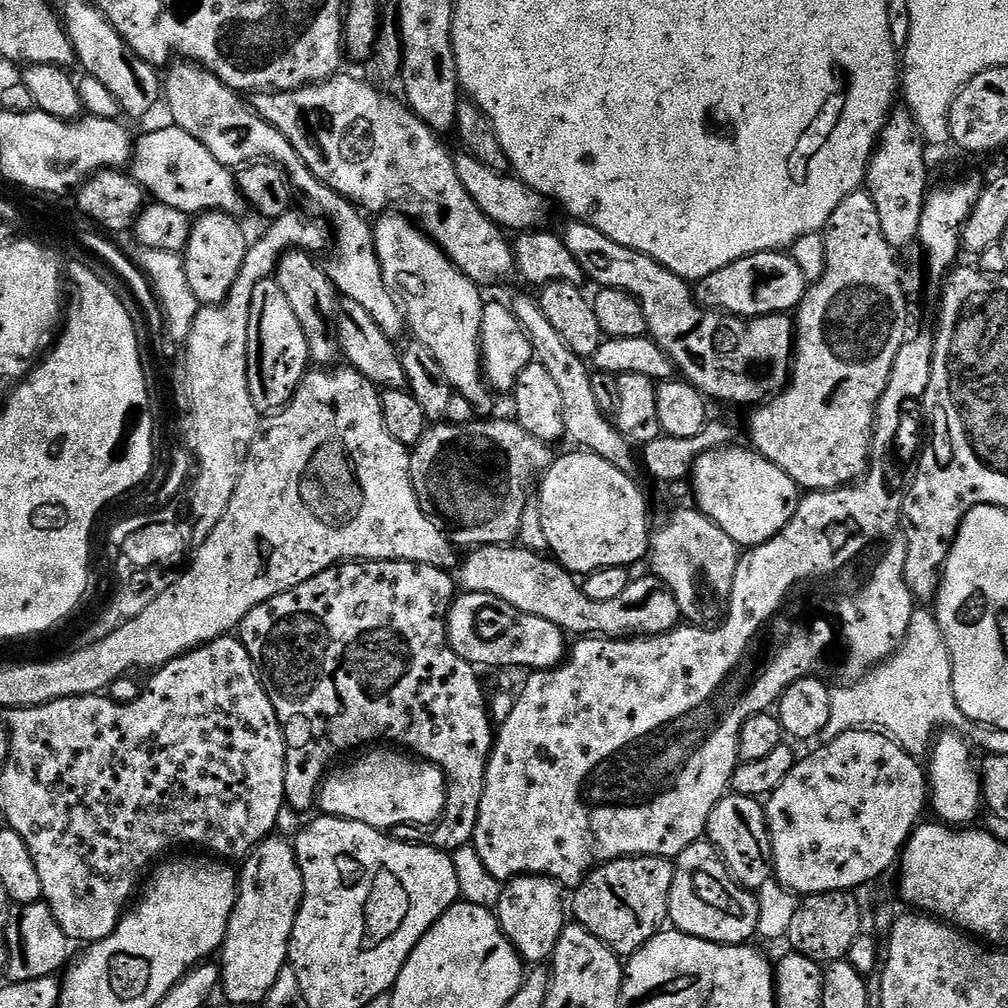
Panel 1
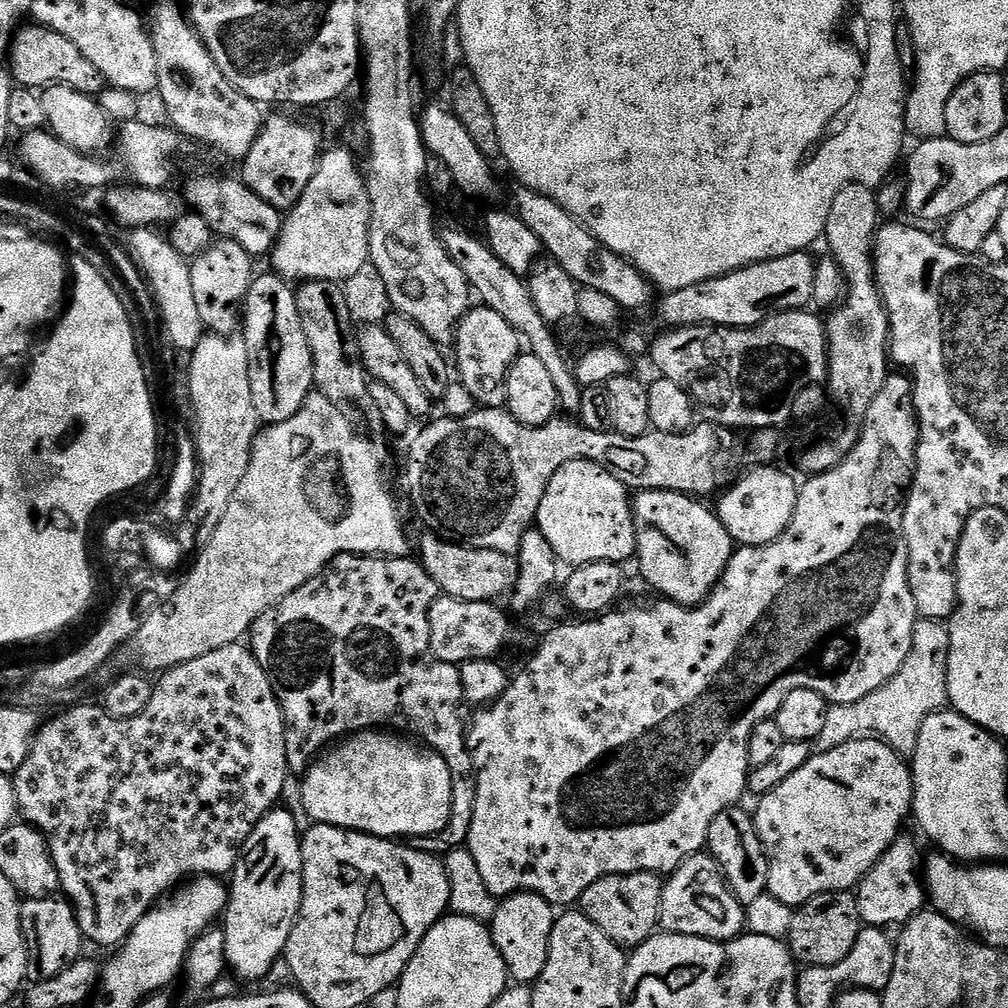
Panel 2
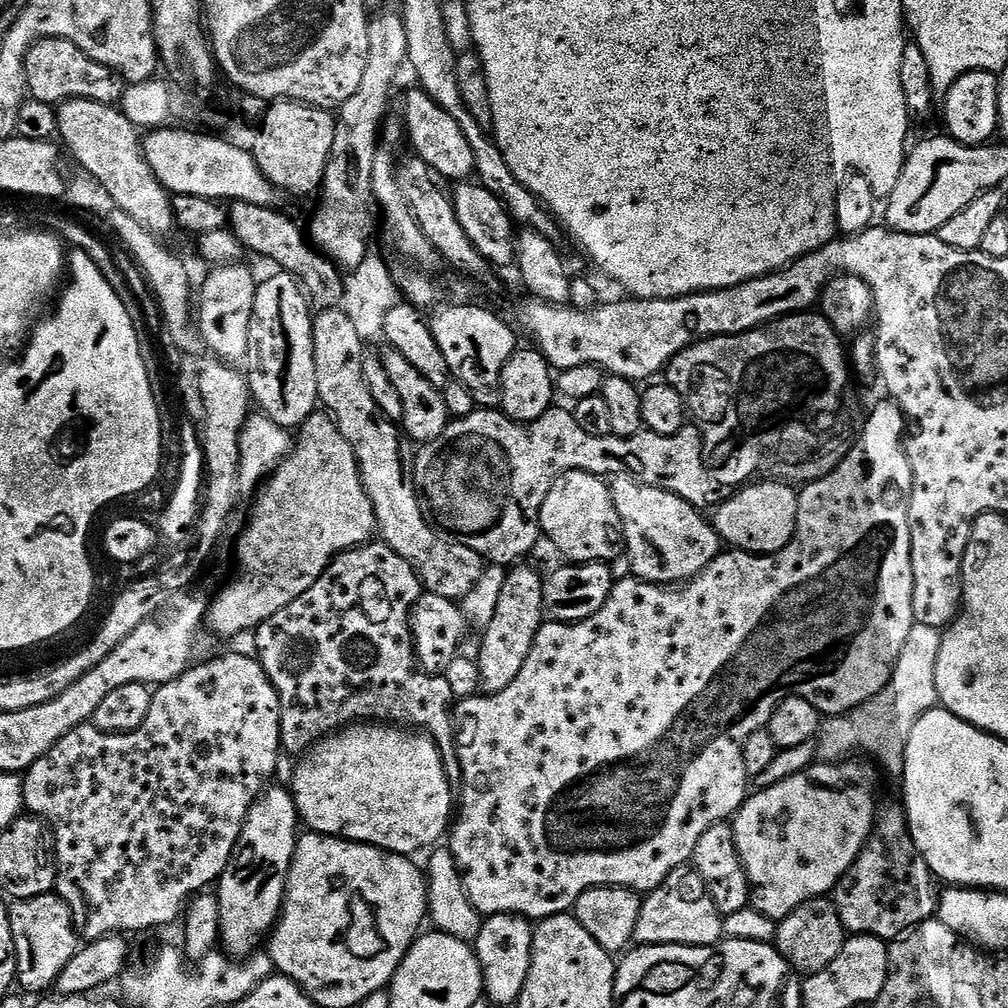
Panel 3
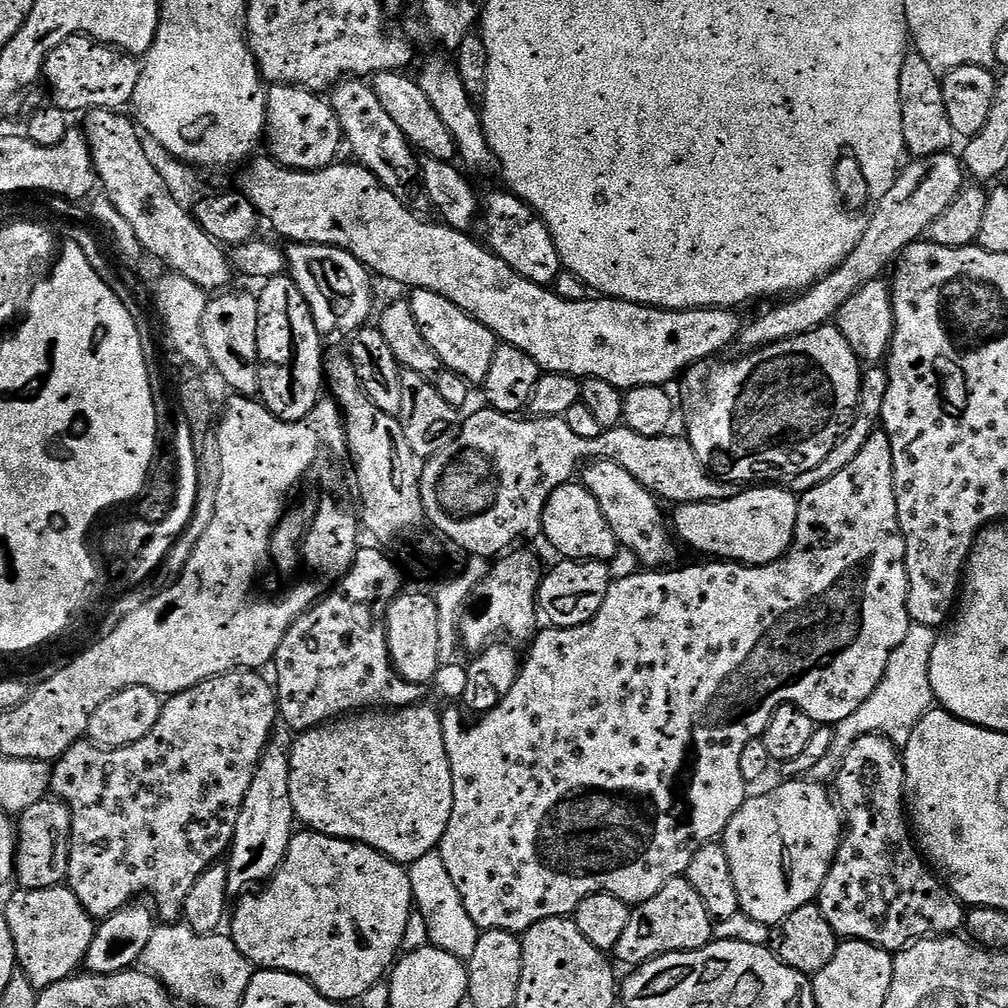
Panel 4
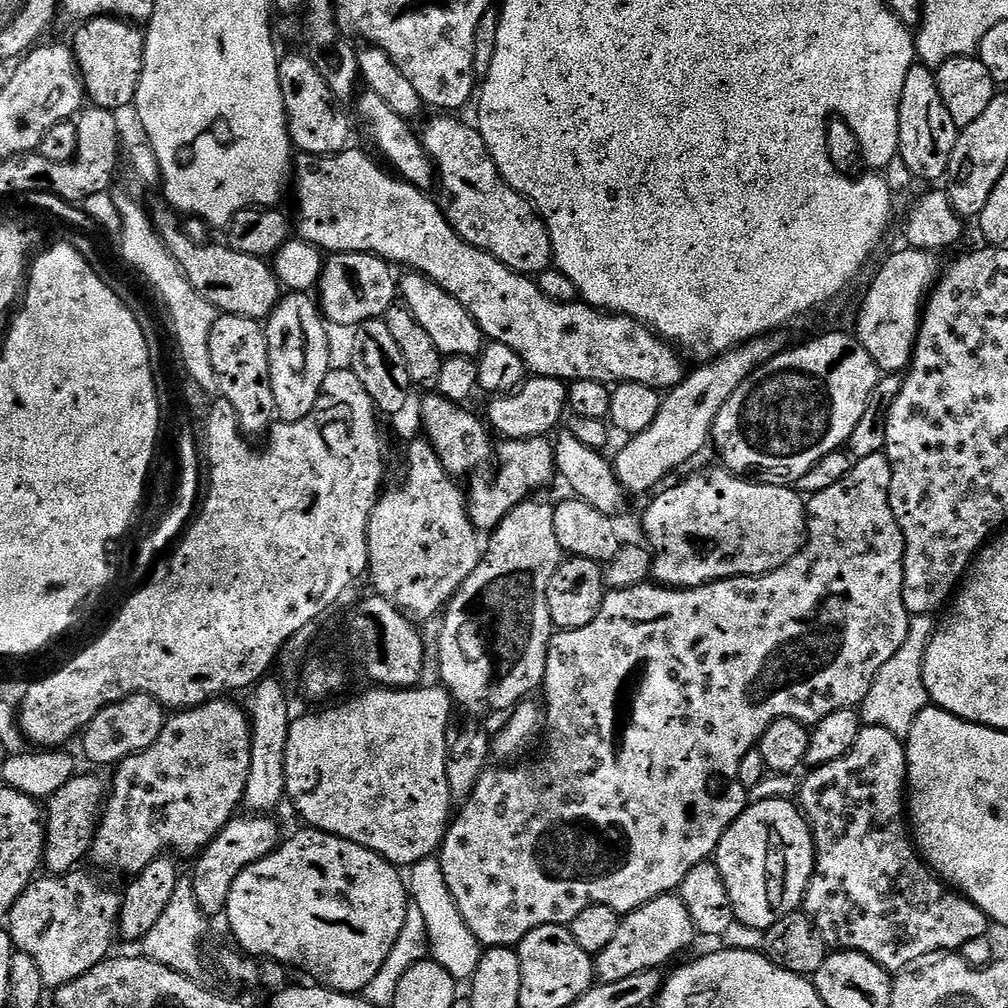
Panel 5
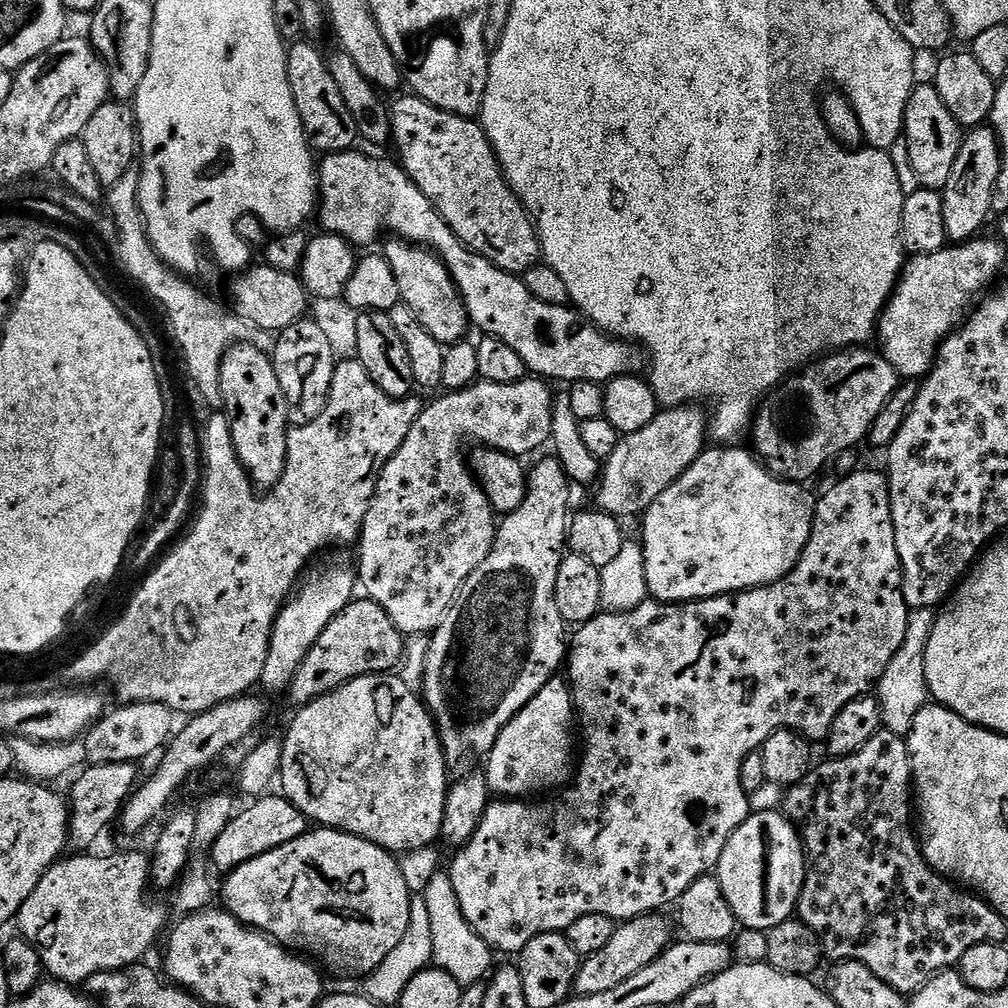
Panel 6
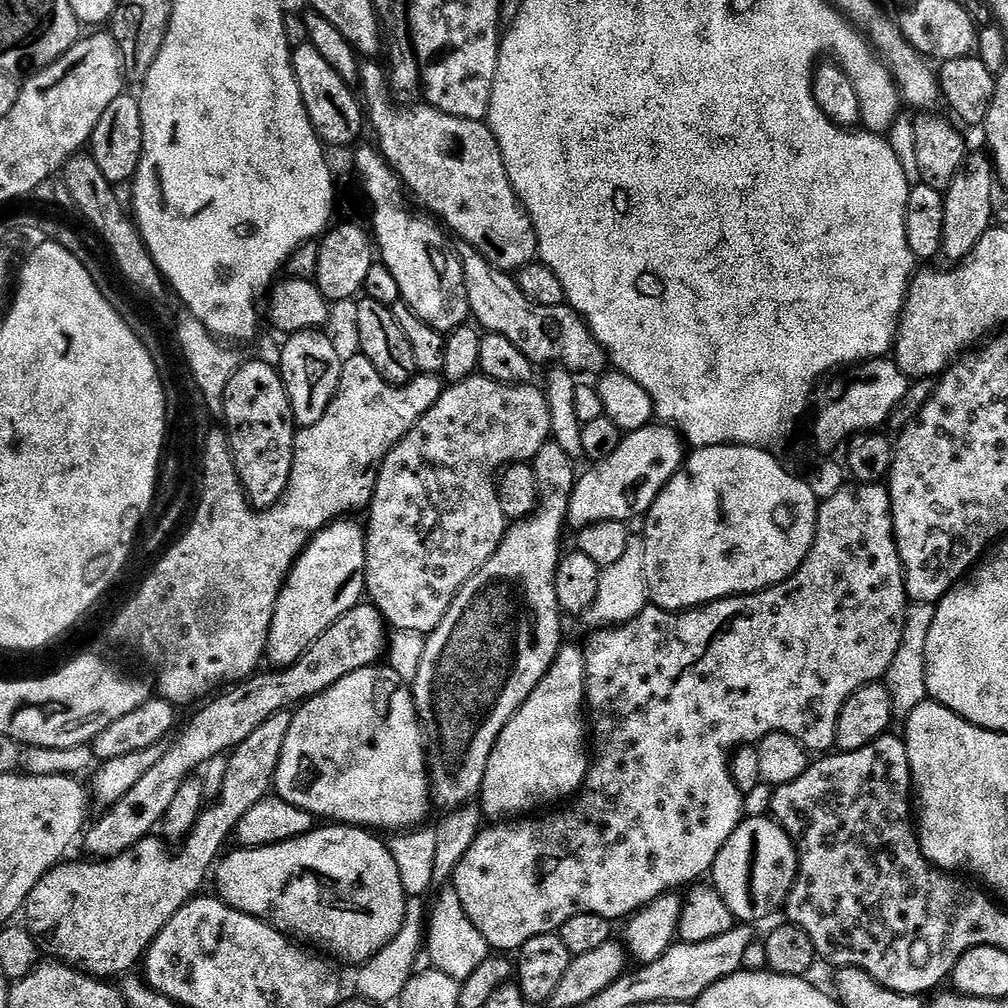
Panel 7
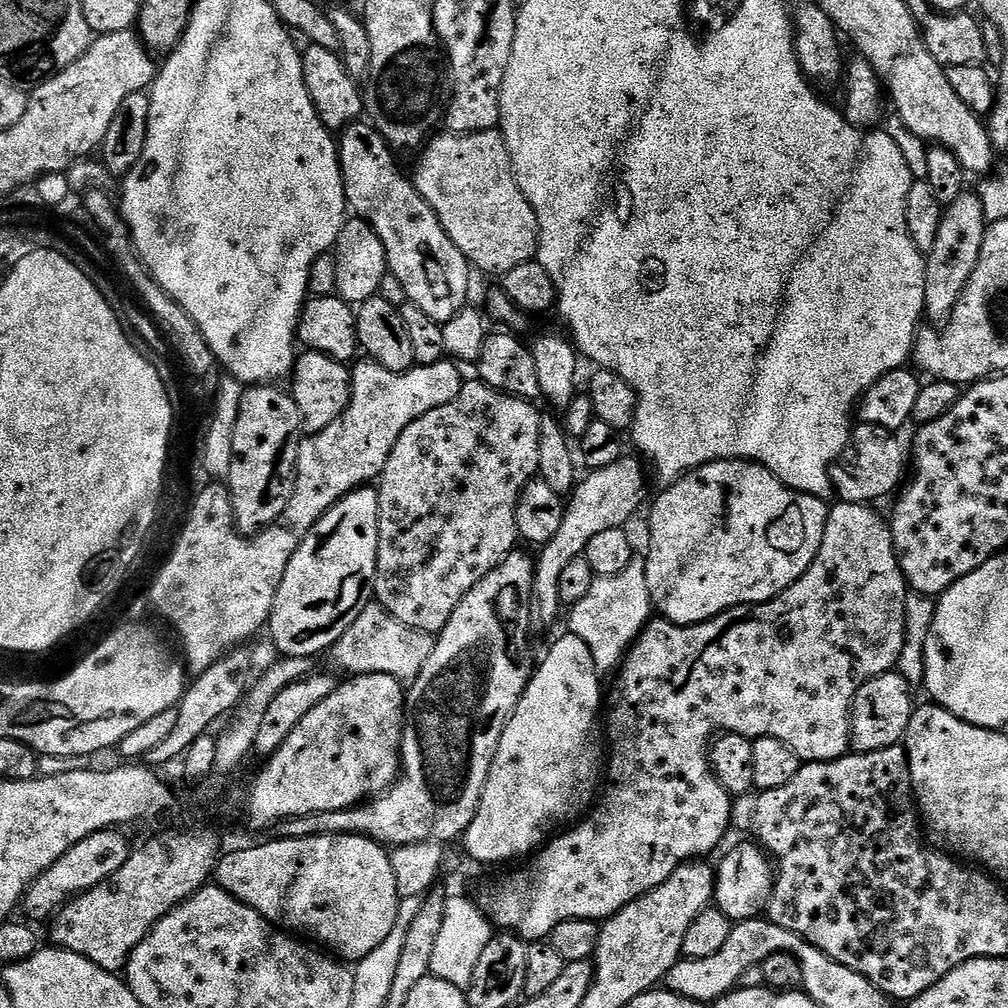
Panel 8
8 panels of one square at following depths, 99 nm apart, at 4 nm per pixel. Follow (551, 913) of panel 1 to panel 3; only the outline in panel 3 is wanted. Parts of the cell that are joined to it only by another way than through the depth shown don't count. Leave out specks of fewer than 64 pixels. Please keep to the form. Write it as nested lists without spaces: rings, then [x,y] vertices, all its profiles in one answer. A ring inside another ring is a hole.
[[[498,914],[487,917],[483,921],[480,933],[474,939],[480,966],[484,969],[484,986],[486,996],[496,1004],[515,1005],[526,986],[526,978],[530,974],[532,953],[534,951],[533,921],[522,916]]]

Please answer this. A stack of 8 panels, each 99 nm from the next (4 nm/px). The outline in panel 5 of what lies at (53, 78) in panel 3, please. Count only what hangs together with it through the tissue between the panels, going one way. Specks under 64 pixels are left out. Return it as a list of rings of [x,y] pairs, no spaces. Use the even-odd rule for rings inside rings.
[[[98,16],[95,20],[81,23],[76,37],[70,40],[76,67],[84,82],[84,95],[93,108],[121,110],[135,105],[138,82],[144,69],[145,33],[129,21],[110,16]]]

